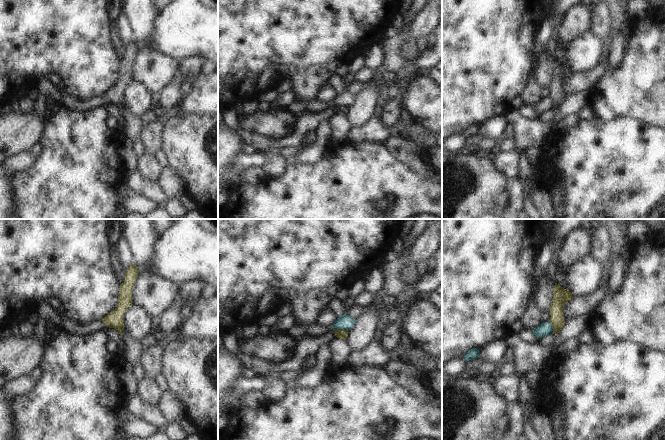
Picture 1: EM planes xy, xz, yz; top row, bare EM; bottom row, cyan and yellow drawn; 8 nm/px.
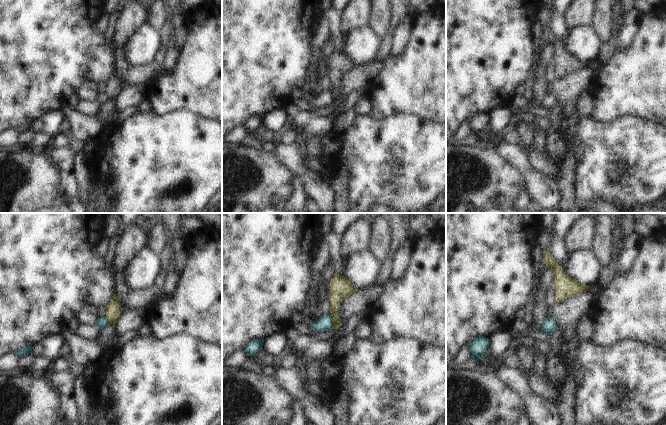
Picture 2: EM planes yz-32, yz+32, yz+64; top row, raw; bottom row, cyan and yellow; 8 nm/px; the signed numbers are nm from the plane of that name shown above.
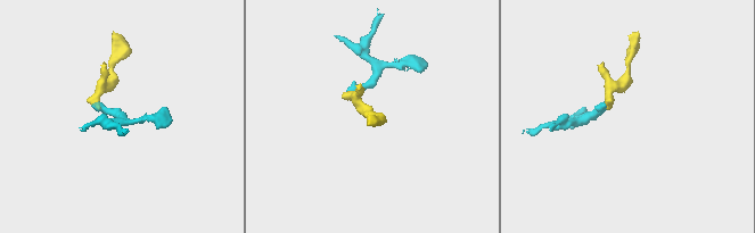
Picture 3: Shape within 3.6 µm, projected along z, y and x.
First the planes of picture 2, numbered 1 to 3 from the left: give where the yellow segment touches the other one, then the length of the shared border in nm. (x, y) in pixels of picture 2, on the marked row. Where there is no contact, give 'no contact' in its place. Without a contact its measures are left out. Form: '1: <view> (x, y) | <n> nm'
1: yz-32 (106, 319) | 70 nm
2: yz+32 (332, 321) | 110 nm
3: no contact

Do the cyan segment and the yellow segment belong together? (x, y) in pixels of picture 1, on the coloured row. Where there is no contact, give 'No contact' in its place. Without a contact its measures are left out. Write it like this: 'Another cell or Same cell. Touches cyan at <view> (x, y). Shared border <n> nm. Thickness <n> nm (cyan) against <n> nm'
Another cell. Touches cyan at xz (340, 329). Shared border 120 nm. Thickness 120 nm (cyan) against 80 nm.

